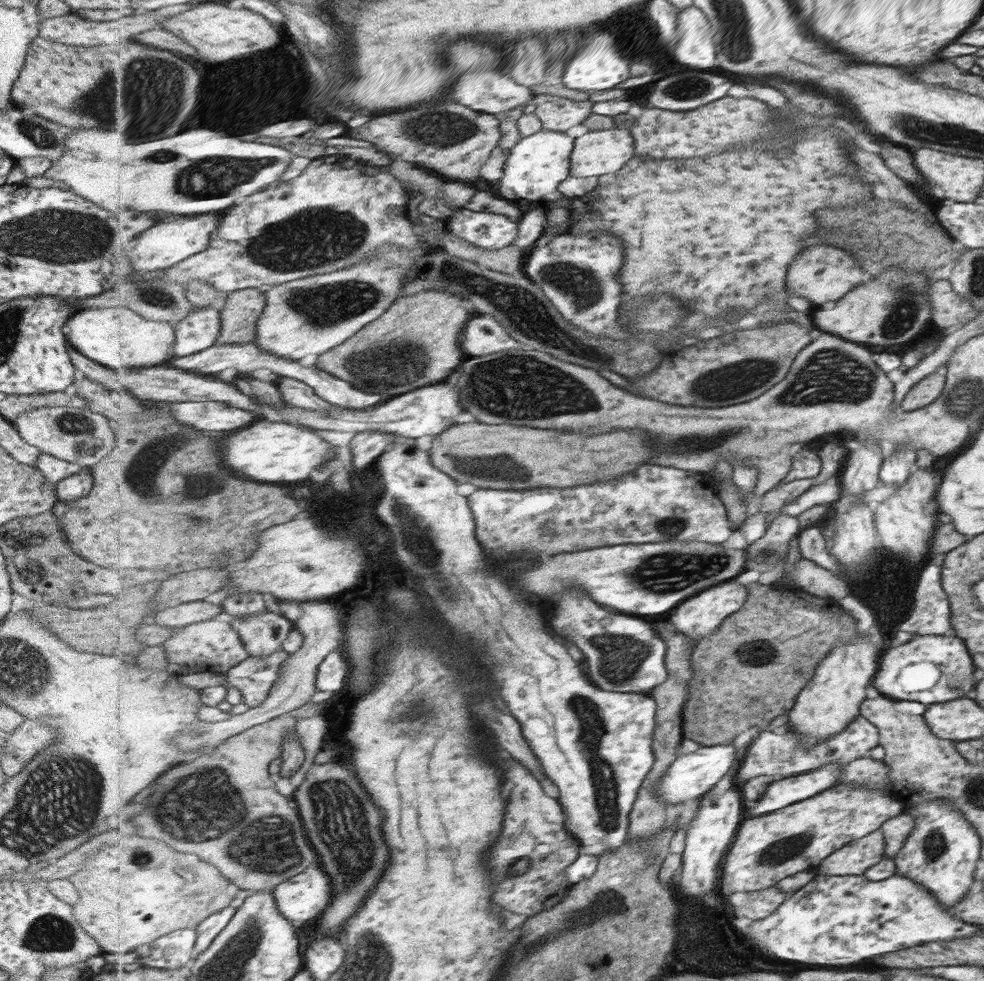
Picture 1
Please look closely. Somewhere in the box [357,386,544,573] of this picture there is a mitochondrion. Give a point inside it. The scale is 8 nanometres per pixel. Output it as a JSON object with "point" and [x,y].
{"point":[499,467]}

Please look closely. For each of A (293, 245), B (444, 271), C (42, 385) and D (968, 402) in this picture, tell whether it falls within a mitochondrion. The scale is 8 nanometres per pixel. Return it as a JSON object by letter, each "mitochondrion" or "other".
{"A":"mitochondrion","B":"mitochondrion","C":"other","D":"mitochondrion"}

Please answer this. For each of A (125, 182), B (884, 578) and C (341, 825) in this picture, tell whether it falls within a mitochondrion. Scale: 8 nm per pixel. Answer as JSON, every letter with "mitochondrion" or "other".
{"A":"other","B":"mitochondrion","C":"mitochondrion"}

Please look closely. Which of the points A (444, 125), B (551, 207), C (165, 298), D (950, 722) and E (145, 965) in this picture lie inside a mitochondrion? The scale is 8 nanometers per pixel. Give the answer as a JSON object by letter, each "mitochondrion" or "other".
{"A":"mitochondrion","B":"other","C":"mitochondrion","D":"other","E":"other"}

